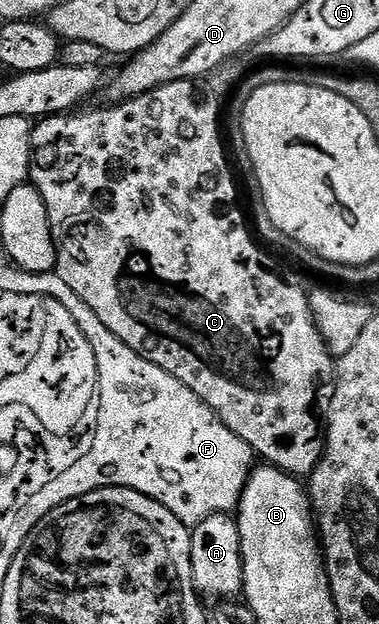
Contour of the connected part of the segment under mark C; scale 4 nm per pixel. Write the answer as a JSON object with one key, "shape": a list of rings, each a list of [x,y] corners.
{"shape":[[[180,79],[179,81],[171,81],[162,87],[151,89],[142,95],[136,95],[134,99],[114,102],[113,107],[97,107],[94,111],[85,111],[86,109],[78,110],[76,113],[66,113],[63,115],[48,116],[36,124],[30,130],[31,145],[29,146],[29,177],[28,182],[36,187],[37,191],[43,197],[43,205],[47,205],[47,217],[51,225],[51,233],[53,240],[57,246],[57,265],[55,273],[63,281],[63,285],[67,285],[67,289],[71,289],[71,293],[75,293],[75,297],[79,297],[91,309],[91,313],[95,313],[95,317],[99,317],[99,321],[103,321],[103,325],[107,325],[107,329],[111,329],[111,333],[115,333],[115,337],[119,337],[119,341],[123,341],[131,349],[135,349],[135,353],[139,353],[145,359],[150,359],[155,365],[159,365],[159,369],[163,369],[167,373],[171,373],[171,377],[175,377],[179,381],[183,381],[183,385],[187,385],[187,389],[191,389],[191,393],[195,393],[195,397],[199,397],[208,407],[217,414],[219,421],[223,421],[223,425],[227,425],[227,429],[231,429],[231,433],[235,433],[235,437],[239,437],[253,450],[254,456],[261,455],[266,464],[270,467],[278,467],[279,470],[287,475],[294,477],[307,477],[316,469],[321,454],[325,451],[325,441],[323,438],[323,427],[313,416],[313,402],[317,399],[317,390],[321,387],[321,382],[324,381],[325,375],[332,376],[335,371],[334,356],[329,354],[329,347],[323,341],[323,337],[319,333],[319,329],[313,323],[313,314],[309,311],[309,297],[306,288],[301,288],[301,283],[288,271],[285,267],[280,267],[276,263],[278,260],[274,258],[268,250],[263,249],[262,244],[255,238],[254,232],[247,226],[247,219],[240,215],[239,212],[233,211],[237,207],[237,183],[233,180],[235,174],[234,168],[231,166],[231,160],[227,154],[226,144],[223,142],[223,119],[221,123],[221,103],[217,100],[217,95],[213,91],[208,91],[205,87],[200,87],[202,84],[195,79]]]}

